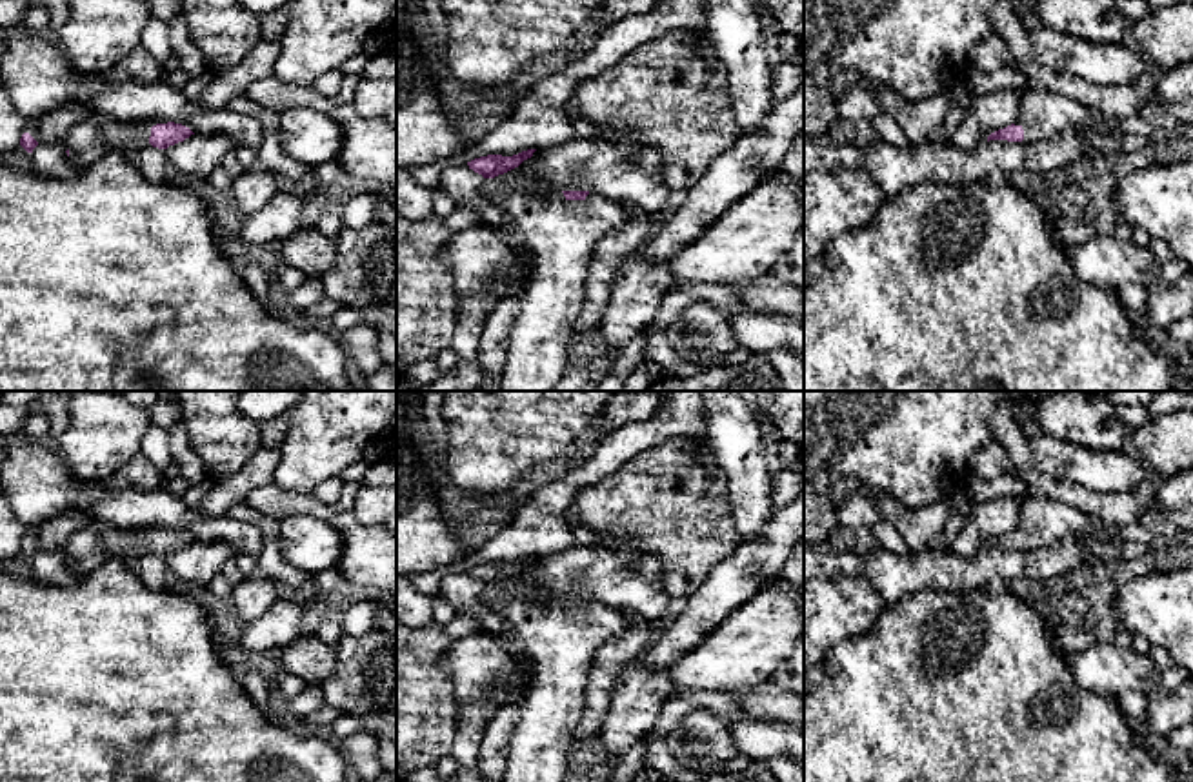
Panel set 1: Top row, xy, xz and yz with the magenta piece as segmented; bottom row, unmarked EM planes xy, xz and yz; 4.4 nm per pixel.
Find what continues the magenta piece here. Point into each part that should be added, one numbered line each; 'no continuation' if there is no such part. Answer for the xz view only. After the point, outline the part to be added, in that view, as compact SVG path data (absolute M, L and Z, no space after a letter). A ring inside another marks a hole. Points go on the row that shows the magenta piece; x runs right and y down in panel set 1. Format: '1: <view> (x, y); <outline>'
1: xz (561, 235); M486 178L482 193L511 215L509 229L533 258L531 276L520 295L520 311L509 331L507 358L498 391L553 391L566 375L571 349L578 340L576 320L586 304L589 260L595 246L629 222L624 202L589 193L584 200L567 200L562 191L527 191Z

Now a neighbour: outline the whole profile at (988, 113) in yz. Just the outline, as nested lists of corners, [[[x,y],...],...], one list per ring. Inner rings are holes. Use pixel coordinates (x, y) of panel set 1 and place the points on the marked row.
[[[1013,89],[977,95],[960,125],[953,131],[951,142],[966,151],[978,147],[987,142],[991,133],[1015,124],[1020,102],[1022,95]]]

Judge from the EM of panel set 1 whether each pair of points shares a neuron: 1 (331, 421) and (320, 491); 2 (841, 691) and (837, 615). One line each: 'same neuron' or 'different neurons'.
1: different neurons
2: different neurons

